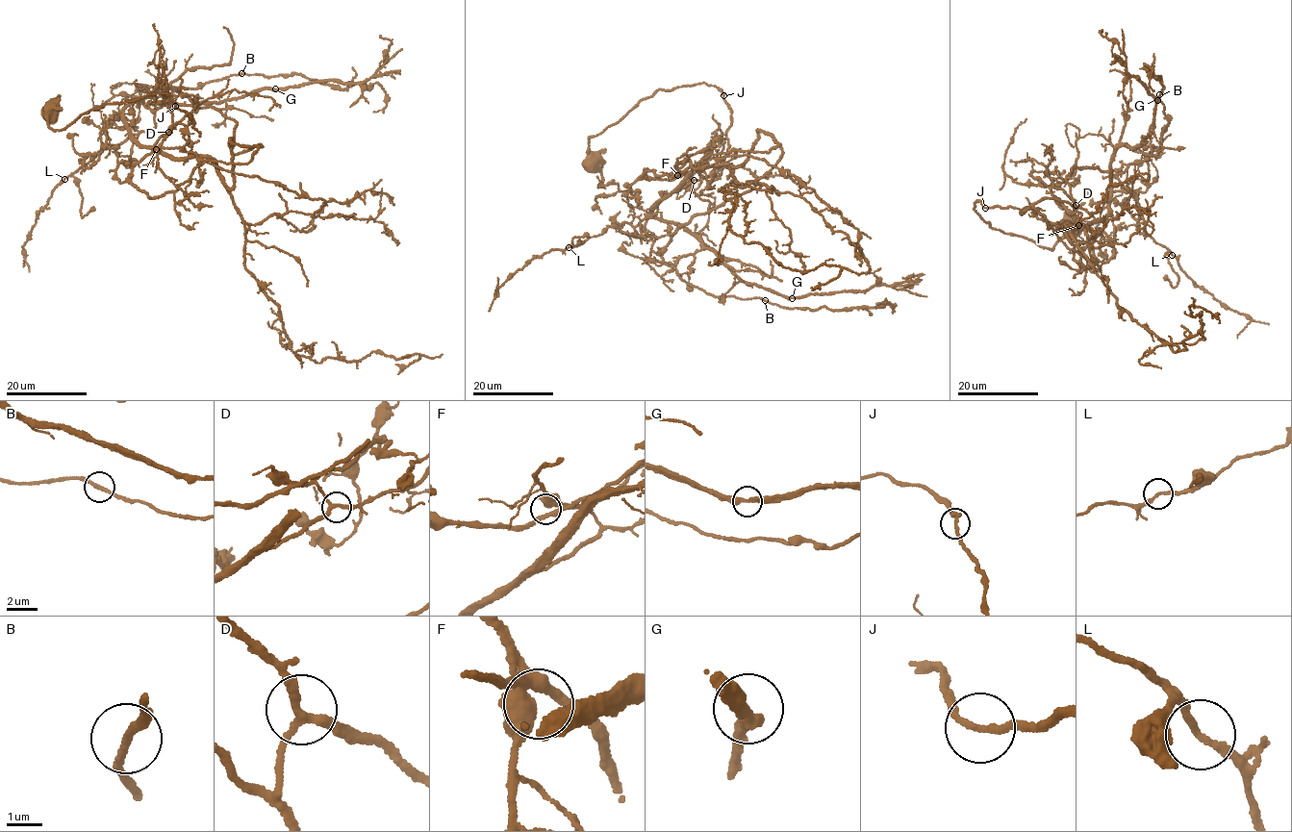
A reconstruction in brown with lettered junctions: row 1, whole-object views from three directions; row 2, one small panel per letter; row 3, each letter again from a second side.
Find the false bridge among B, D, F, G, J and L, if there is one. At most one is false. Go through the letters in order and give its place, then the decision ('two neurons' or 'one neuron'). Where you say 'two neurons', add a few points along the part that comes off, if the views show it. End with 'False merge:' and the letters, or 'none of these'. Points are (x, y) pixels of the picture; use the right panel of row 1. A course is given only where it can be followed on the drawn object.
B: at (1159, 94); one neuron
D: at (1076, 205); one neuron
F: at (1078, 225); one neuron
G: at (1157, 100); one neuron
J: at (985, 208); one neuron
L: at (1172, 255); one neuron
False merge: none of these

